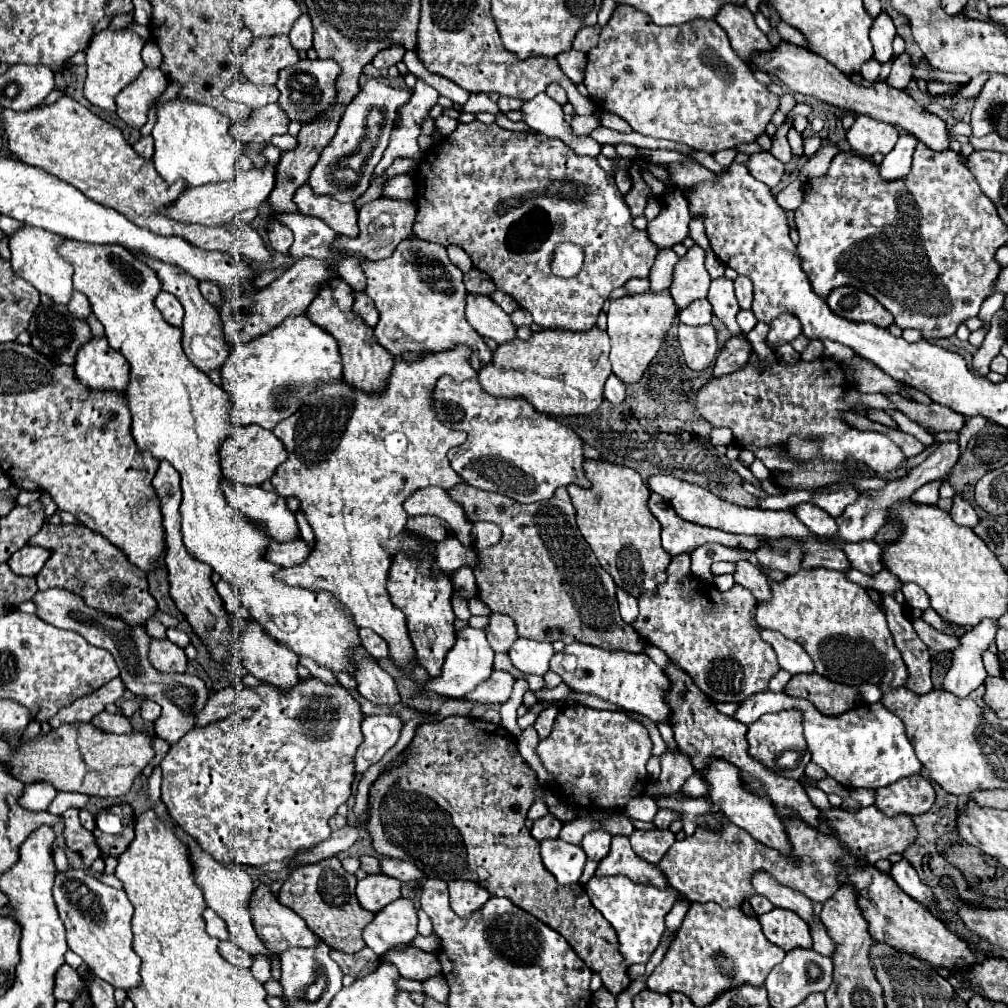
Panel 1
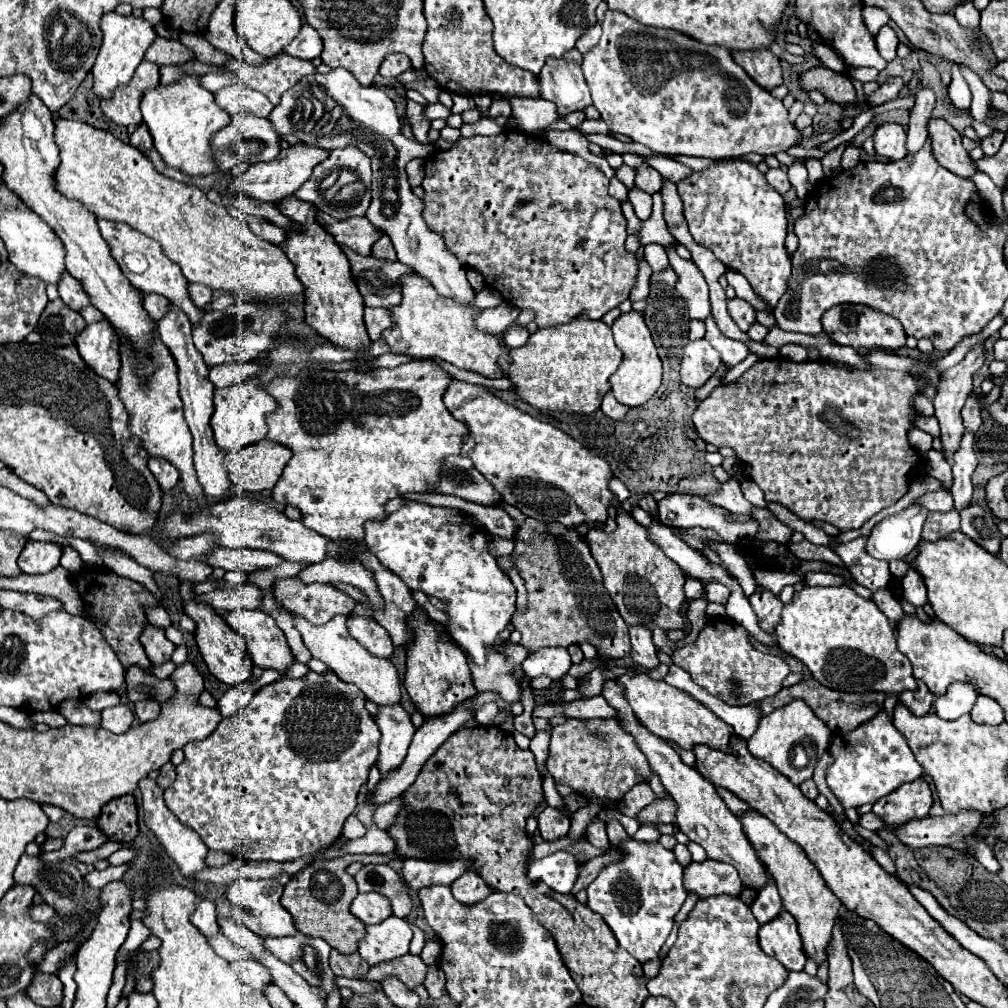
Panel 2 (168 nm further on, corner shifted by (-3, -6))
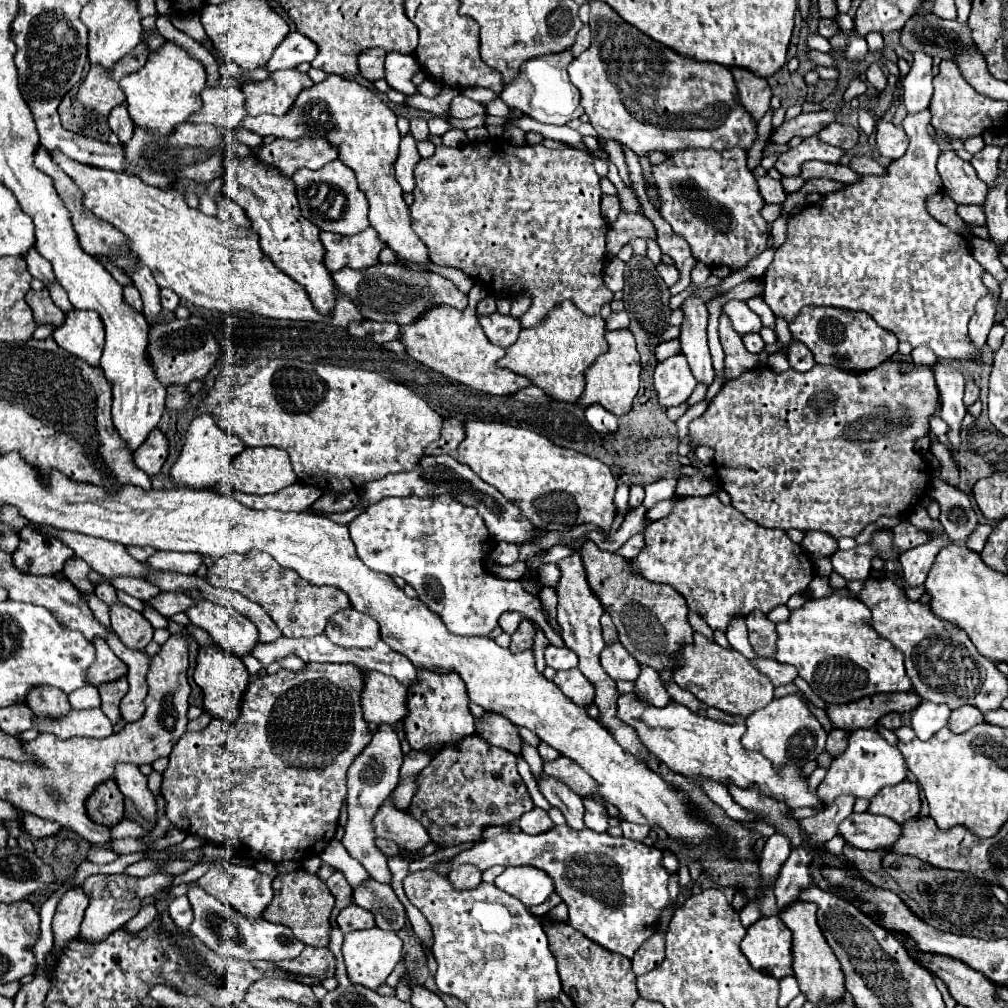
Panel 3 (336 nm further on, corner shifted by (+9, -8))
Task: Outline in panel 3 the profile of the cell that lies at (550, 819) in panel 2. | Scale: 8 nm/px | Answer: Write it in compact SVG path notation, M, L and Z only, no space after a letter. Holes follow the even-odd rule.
M534 807L532 811L524 813L520 819L518 819L518 827L528 833L528 835L538 835L538 833L546 833L548 829L552 829L552 821L548 817L546 811Z

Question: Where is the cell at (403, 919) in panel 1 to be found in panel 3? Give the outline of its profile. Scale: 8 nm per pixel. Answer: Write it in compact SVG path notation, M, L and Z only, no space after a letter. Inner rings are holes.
M378 927L364 929L364 931L352 931L344 935L342 955L346 963L346 973L352 983L366 985L368 989L378 989L386 977L394 971L396 963L402 959L402 939L394 931L382 931Z

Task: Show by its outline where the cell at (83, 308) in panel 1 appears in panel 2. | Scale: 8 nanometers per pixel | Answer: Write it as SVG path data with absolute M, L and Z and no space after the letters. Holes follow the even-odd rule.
M64 273L60 285L58 285L58 293L62 297L62 301L72 309L72 311L82 311L86 305L90 305L88 295L82 291L82 285L78 279L74 279L70 273Z

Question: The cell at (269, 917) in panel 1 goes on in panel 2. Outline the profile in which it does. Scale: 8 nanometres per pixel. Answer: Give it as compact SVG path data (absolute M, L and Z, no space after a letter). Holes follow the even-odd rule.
M238 879L236 883L230 885L228 893L230 893L230 901L234 905L236 921L246 925L256 935L260 935L260 937L288 937L288 935L298 933L292 915L280 905L282 885L276 879L262 879L262 881Z

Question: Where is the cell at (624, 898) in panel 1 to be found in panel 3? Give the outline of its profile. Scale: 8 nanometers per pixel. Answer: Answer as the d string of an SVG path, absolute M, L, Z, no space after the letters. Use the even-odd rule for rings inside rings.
M554 825L548 833L540 835L526 835L526 833L510 833L504 831L484 843L476 843L472 849L462 851L458 857L454 857L450 863L440 863L434 867L436 873L448 875L452 867L472 863L478 869L486 871L494 865L504 867L518 867L518 865L530 865L536 869L542 869L548 873L554 881L554 891L560 895L562 903L568 905L568 925L572 929L578 929L584 937L598 943L600 947L620 953L624 957L632 957L636 949L656 931L656 923L660 917L660 911L668 905L668 873L662 865L662 851L638 841L628 841L626 837L612 837L608 833L596 833L592 829L568 829L568 825Z

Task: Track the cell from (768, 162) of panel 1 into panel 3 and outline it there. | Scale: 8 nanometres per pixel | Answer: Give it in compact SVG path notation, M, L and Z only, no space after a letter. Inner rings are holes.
M768 175L758 177L758 189L760 189L764 203L784 203L784 199L786 199L786 193L784 193L780 181L776 181Z

